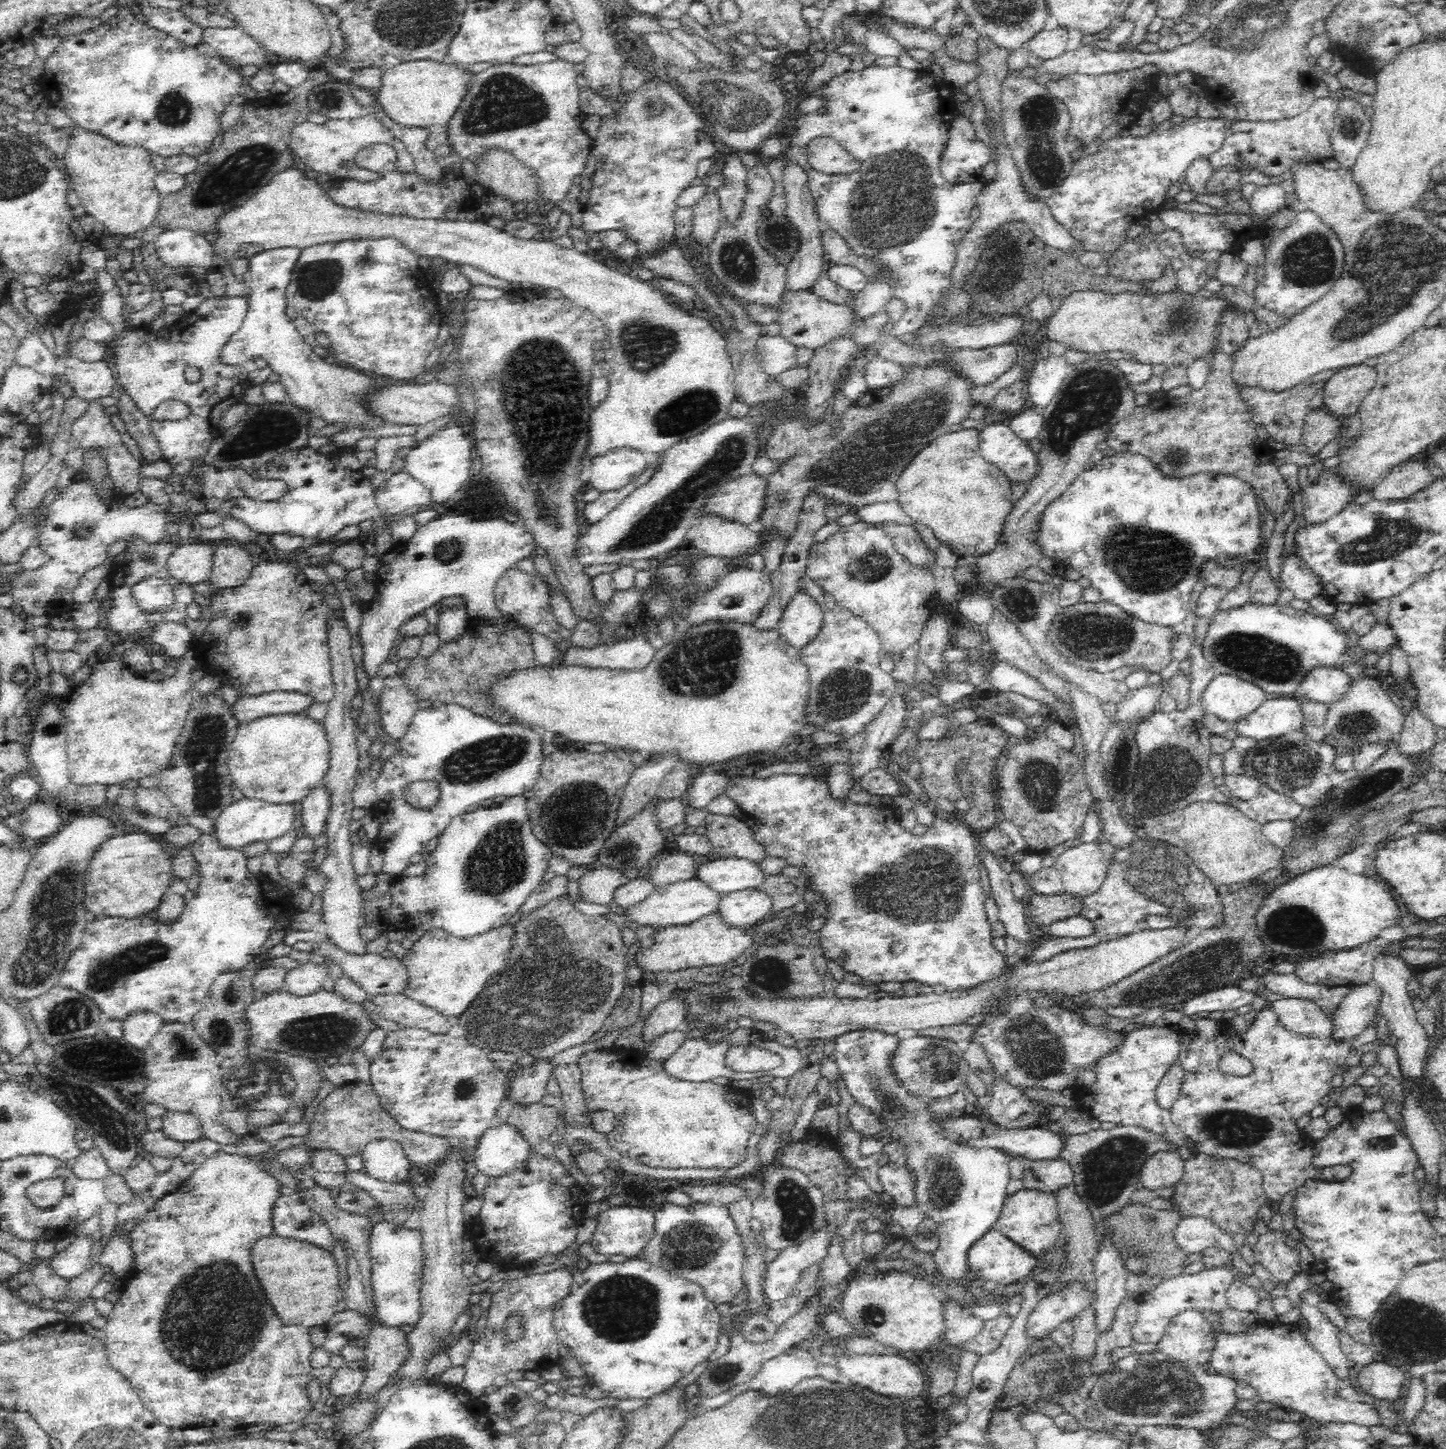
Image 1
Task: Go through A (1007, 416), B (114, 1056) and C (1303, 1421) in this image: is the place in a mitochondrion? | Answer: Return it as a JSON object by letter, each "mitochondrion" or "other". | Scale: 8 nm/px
{"A":"other","B":"other","C":"other"}

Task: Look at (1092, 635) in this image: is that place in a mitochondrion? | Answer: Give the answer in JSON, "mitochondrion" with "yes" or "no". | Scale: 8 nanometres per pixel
{"mitochondrion":"yes"}

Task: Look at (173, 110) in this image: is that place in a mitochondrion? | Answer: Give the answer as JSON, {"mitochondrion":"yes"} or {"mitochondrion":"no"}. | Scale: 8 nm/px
{"mitochondrion":"yes"}

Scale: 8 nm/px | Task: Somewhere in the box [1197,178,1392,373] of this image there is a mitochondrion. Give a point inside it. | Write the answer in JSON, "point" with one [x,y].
{"point":[1308,261]}

